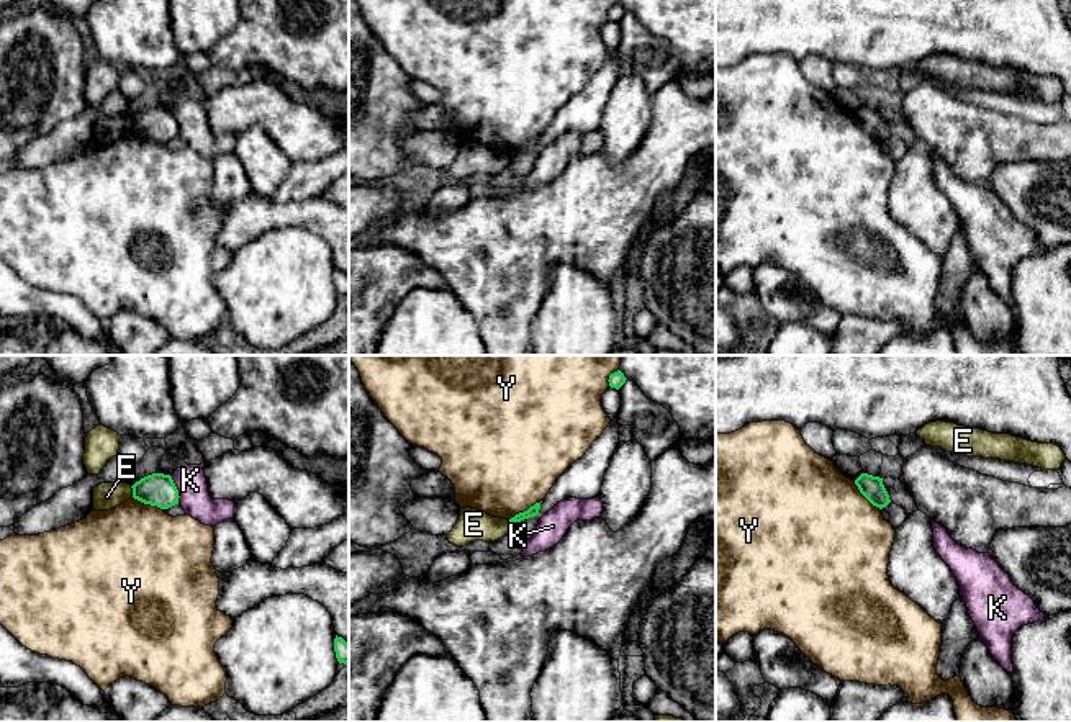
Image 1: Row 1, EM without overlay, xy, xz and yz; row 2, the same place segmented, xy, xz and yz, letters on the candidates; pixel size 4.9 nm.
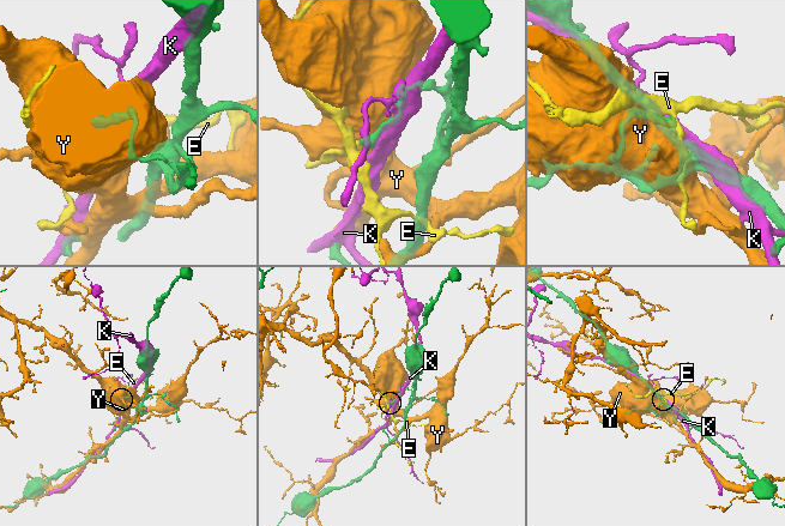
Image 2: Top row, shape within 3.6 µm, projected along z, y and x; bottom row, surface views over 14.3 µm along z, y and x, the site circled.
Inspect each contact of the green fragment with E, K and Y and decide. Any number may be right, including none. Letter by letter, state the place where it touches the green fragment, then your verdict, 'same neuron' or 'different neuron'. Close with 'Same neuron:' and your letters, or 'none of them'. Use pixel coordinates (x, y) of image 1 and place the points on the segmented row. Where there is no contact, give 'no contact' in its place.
E: contact xy (133, 491); different neuron
K: contact xy (177, 490); different neuron
Y: contact xz (524, 511); different neuron
Same neuron: none of them

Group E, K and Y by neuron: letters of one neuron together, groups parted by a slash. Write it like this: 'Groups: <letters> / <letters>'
Groups: E / K / Y

